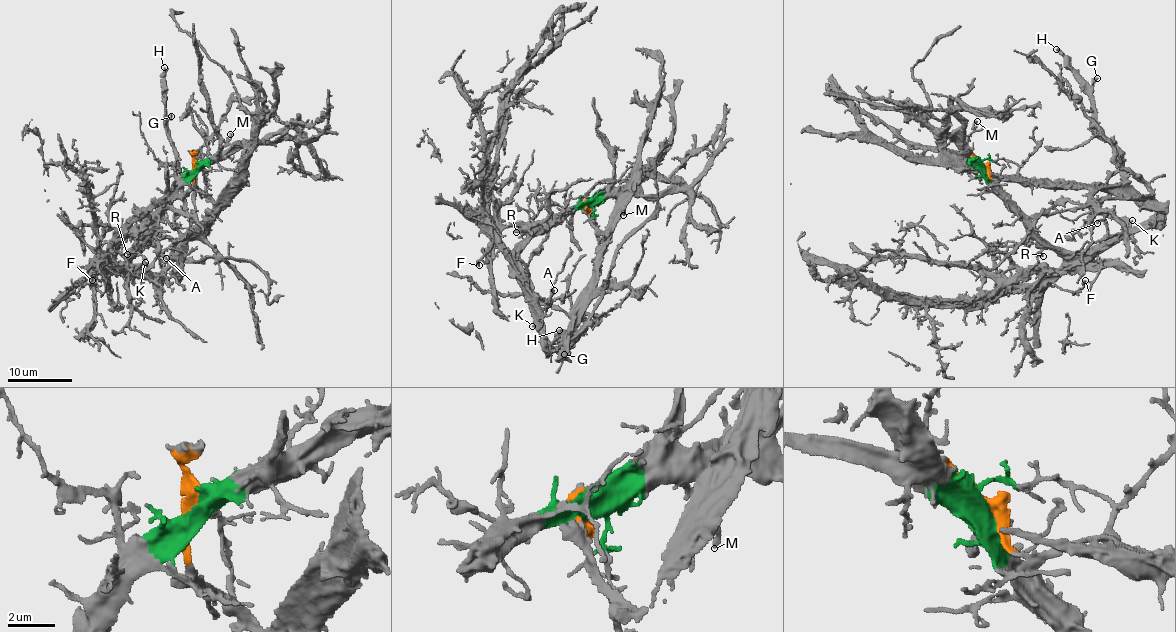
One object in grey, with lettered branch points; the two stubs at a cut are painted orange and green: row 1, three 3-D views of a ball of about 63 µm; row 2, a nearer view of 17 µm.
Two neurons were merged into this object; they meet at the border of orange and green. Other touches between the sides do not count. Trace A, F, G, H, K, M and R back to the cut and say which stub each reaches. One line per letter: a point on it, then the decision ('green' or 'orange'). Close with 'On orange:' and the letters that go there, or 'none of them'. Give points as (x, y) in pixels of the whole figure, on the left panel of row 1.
A: (166, 258) | green
F: (92, 280) | green
G: (171, 116) | orange
H: (164, 67) | orange
K: (145, 262) | green
M: (230, 134) | green
R: (127, 254) | green
On orange: G, H

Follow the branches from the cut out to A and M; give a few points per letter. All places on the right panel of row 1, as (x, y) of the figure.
A: (981, 167), (1041, 239), (1064, 250), (1099, 249), (1107, 239), (1106, 222), (1101, 219), (1096, 223)
M: (981, 167), (966, 148), (977, 121)

